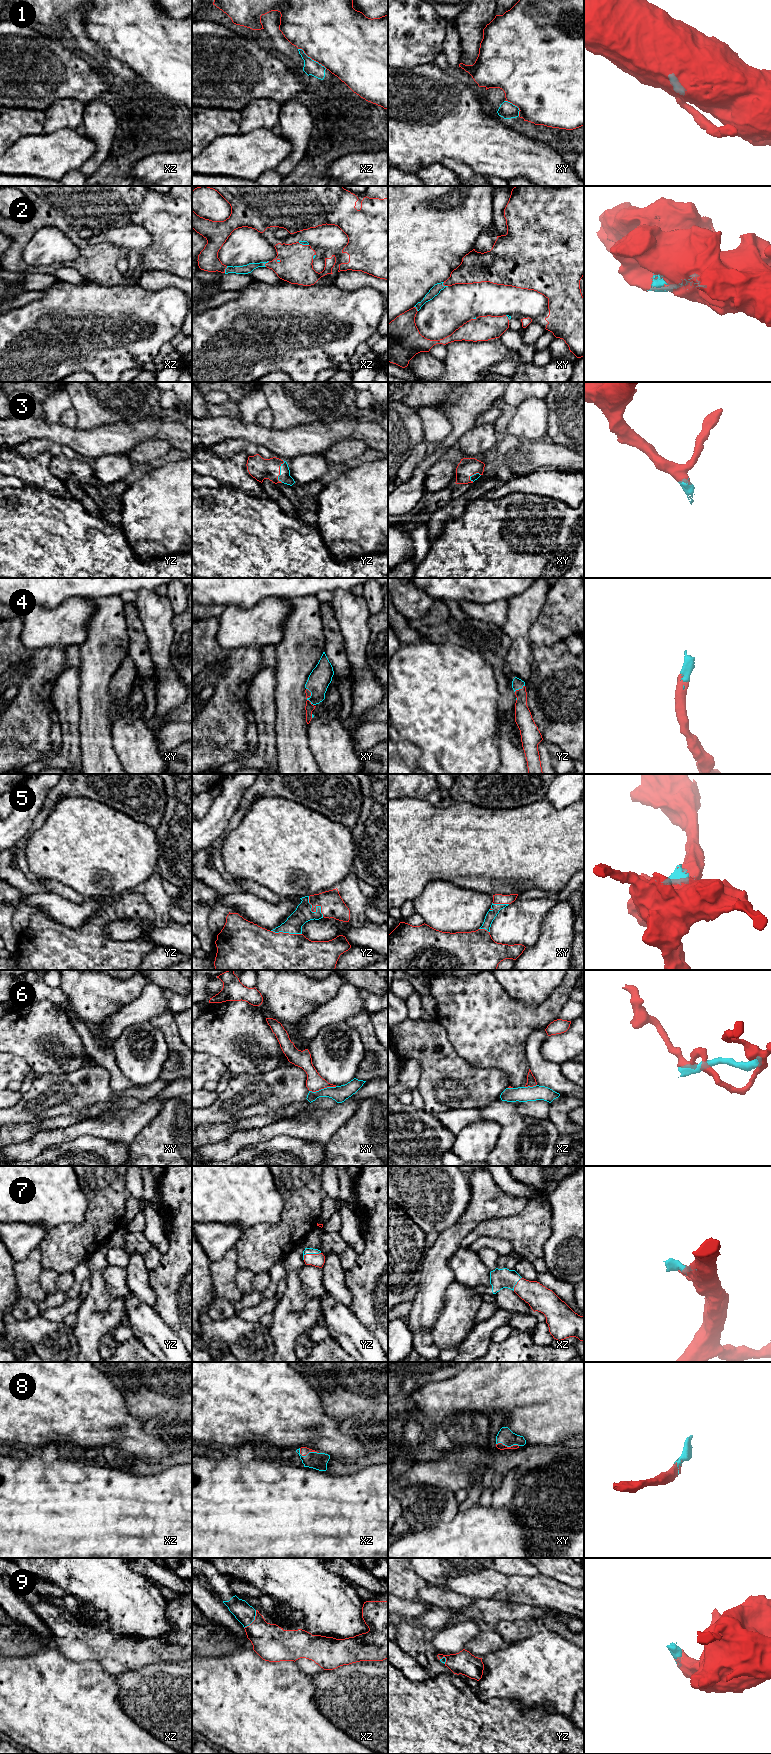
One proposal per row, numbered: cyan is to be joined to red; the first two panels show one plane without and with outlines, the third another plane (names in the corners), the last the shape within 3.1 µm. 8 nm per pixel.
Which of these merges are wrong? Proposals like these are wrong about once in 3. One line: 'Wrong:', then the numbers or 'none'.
Wrong: 1, 6

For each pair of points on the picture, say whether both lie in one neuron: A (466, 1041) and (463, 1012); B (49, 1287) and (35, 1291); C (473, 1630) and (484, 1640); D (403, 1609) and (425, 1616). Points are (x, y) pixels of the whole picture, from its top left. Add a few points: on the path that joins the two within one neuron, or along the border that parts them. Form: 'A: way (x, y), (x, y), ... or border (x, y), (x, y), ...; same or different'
A: way (466, 1034), (466, 1019); same
B: border (42, 1269), (40, 1284), (47, 1294); different
C: border (481, 1631), (471, 1638), (463, 1648); different
D: way (408, 1610), (420, 1613); same

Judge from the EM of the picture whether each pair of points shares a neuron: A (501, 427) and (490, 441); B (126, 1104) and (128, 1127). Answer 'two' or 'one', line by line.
A: two
B: two

